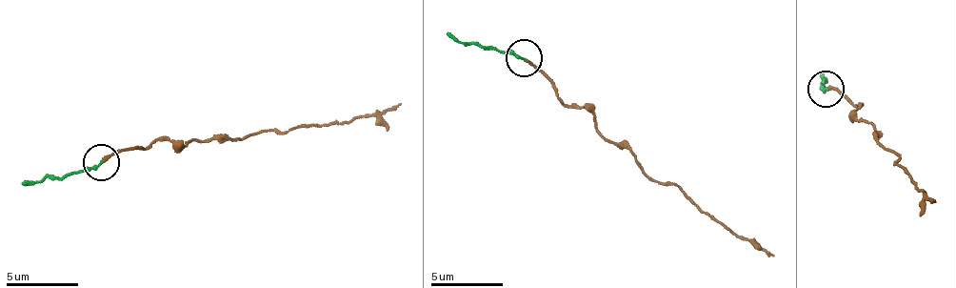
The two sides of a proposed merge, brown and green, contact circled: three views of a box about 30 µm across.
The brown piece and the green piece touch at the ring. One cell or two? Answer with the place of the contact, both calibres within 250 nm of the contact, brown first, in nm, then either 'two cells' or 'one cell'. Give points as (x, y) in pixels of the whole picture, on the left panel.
at (101, 162); 200 nm thick on the brown side, 200 nm on the other; one cell

